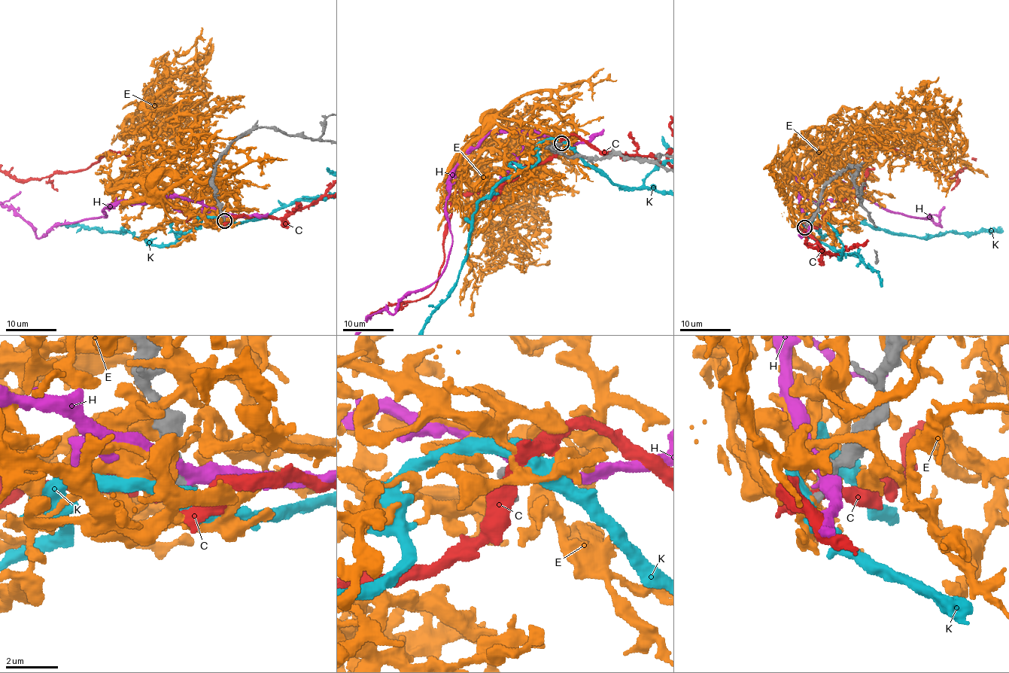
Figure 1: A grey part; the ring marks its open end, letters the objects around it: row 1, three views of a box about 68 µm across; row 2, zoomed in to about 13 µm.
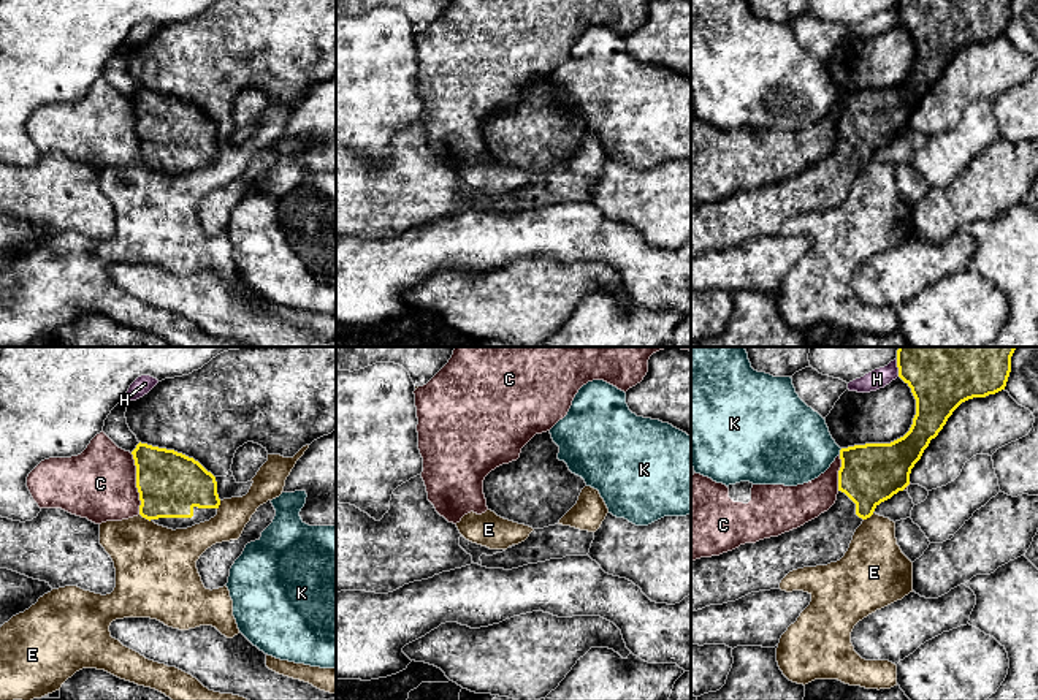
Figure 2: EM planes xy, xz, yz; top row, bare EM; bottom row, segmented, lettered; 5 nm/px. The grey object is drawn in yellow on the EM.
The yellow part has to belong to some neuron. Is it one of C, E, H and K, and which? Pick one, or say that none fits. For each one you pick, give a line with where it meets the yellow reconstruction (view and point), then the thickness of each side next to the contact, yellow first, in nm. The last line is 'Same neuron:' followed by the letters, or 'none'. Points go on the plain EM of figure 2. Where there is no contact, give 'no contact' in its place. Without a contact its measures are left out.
Same neuron: none

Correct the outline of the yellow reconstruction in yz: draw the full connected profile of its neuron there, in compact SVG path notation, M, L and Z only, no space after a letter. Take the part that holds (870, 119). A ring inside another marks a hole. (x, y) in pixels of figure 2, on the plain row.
M897 0L899 22L916 44L910 76L891 89L841 93L837 146L818 163L778 182L693 206L691 257L778 234L792 215L840 206L862 166L910 130L911 114L952 57L968 44L1005 35L1011 2Z

